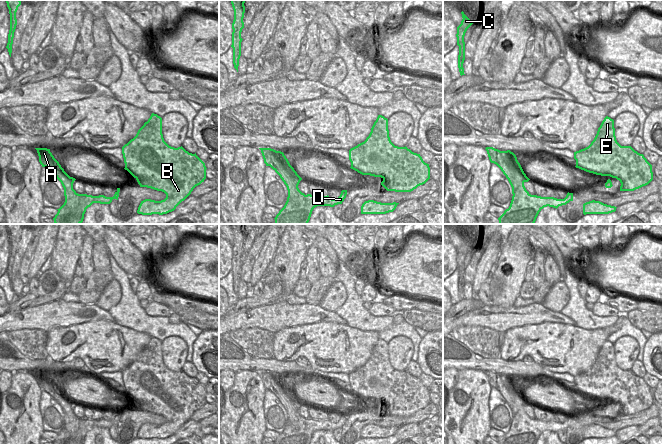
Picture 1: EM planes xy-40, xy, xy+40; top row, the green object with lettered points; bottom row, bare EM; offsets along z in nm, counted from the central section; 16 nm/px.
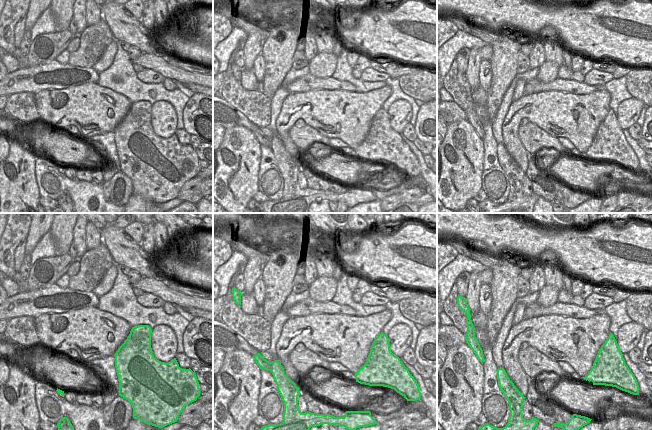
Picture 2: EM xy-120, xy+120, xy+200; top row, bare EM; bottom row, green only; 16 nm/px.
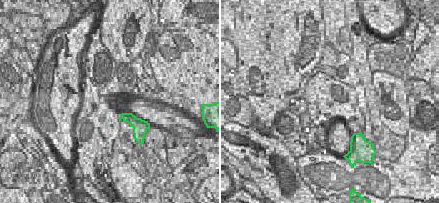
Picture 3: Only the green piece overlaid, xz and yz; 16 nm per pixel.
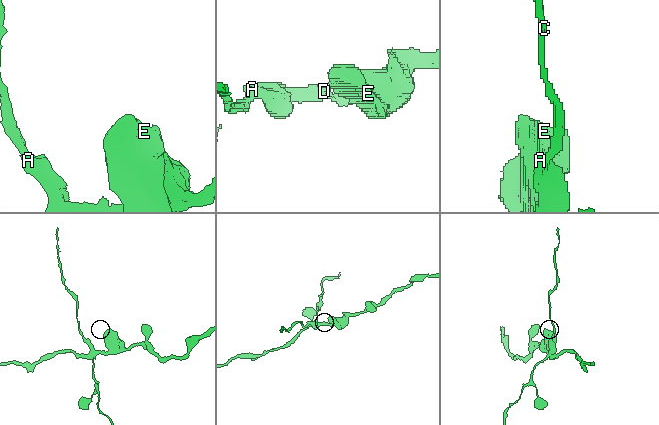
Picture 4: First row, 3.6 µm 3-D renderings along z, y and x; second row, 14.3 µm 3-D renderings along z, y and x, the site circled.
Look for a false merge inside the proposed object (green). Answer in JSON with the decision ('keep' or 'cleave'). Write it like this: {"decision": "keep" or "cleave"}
{"decision": "cleave"}

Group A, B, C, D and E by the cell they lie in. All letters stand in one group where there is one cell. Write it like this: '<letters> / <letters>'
A C / B D E

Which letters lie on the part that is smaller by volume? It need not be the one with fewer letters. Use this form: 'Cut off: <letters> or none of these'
Cut off: A, C

